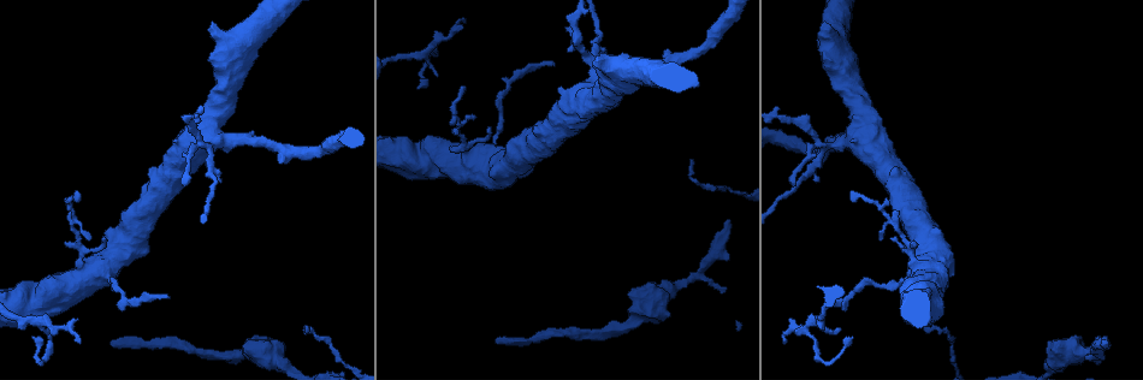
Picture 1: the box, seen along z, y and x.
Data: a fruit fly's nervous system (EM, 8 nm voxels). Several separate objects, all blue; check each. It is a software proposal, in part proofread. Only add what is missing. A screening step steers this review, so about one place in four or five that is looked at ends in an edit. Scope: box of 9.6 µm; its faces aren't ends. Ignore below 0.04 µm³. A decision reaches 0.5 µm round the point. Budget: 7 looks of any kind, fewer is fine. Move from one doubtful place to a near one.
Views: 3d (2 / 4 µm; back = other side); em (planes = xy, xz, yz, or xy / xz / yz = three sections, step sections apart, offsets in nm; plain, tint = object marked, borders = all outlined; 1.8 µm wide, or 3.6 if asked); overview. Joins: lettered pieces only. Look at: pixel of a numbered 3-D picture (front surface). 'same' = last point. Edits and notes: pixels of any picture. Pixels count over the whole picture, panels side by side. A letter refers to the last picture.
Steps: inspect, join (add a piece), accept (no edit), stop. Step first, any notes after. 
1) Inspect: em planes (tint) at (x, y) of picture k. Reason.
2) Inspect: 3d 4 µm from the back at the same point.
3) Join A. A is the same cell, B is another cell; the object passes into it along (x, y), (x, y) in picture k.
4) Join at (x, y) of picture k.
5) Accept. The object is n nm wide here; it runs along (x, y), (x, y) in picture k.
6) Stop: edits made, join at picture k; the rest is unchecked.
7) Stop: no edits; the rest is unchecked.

Inspect: em planes (borders) at (793, 184) of picture 1.

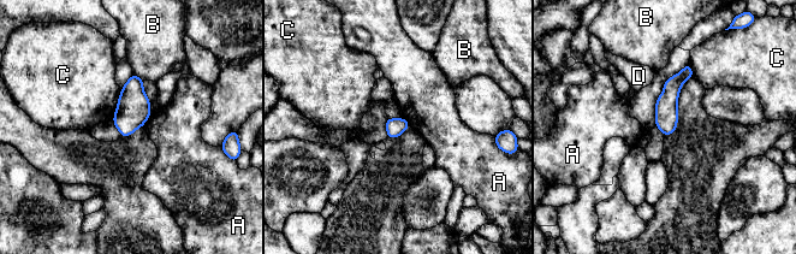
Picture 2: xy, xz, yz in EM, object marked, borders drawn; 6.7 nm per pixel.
Accept. The object is 120 nm wide here; A, B, C and D are other cells; a border runs along (150, 116), (142, 125) in picture 2; none of them fits.

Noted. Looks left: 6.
Inspect: em planes (borders) at (437, 77) of picture 1. Branch stops here.

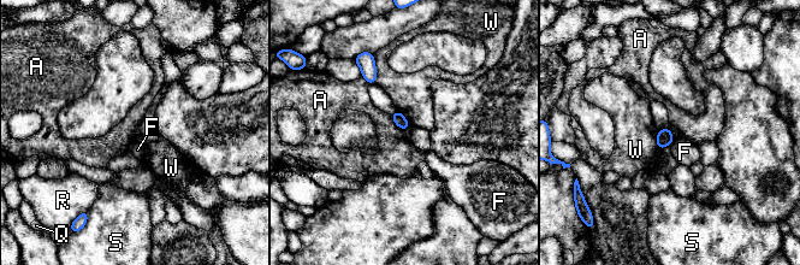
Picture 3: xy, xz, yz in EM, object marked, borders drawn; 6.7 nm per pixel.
Accept. The longest contact is with W, 190 nm; A, F, Q, R, S and W are other cells; a border runs along (391, 116), (392, 121), (404, 130) in picture 3; no lettered piece goes on from it.

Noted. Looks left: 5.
Inspect: 3d 4 µm at (1101, 343) of picture 1. Branch stops here.

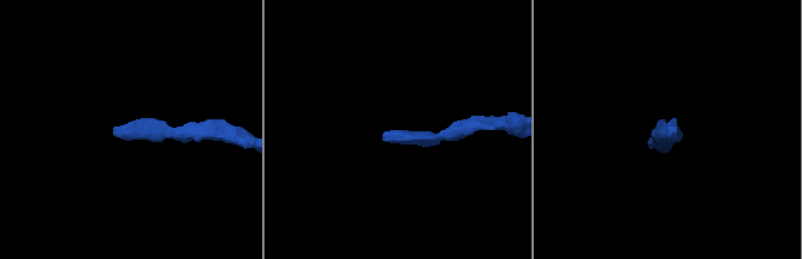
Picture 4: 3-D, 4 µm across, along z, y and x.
Inspect: em yz step 16 (borders) at (114, 133) of picture 4. Now the EM.

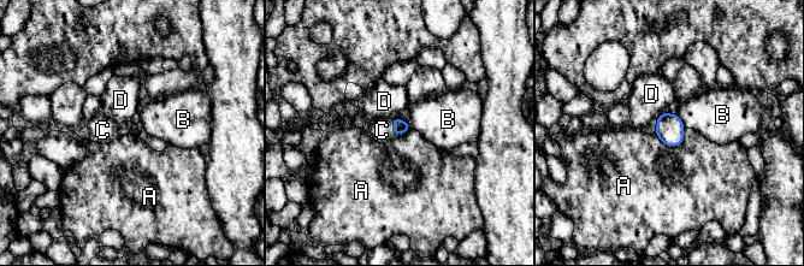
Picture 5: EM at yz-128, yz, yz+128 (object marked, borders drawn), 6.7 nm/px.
Inspect: em planes (borders) at the same point. Cut it another way.

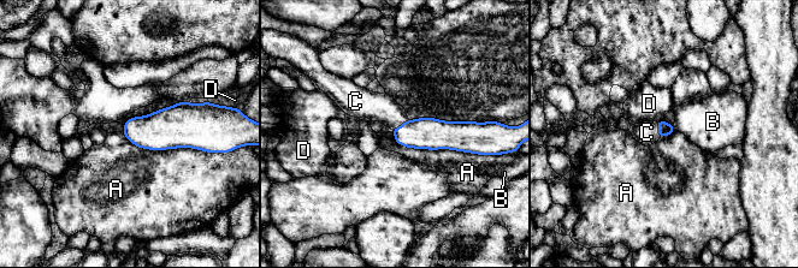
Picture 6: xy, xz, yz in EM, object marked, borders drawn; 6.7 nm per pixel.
Join C. The longest contact is with A, 600 nm; C is the same cell, A, B and D are other cells; the object passes into it along (431, 134), (401, 126), (378, 107) in picture 6; the neuron continues.

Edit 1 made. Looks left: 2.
Stop: edits made, join at picture 6; the rest is unchecked.

